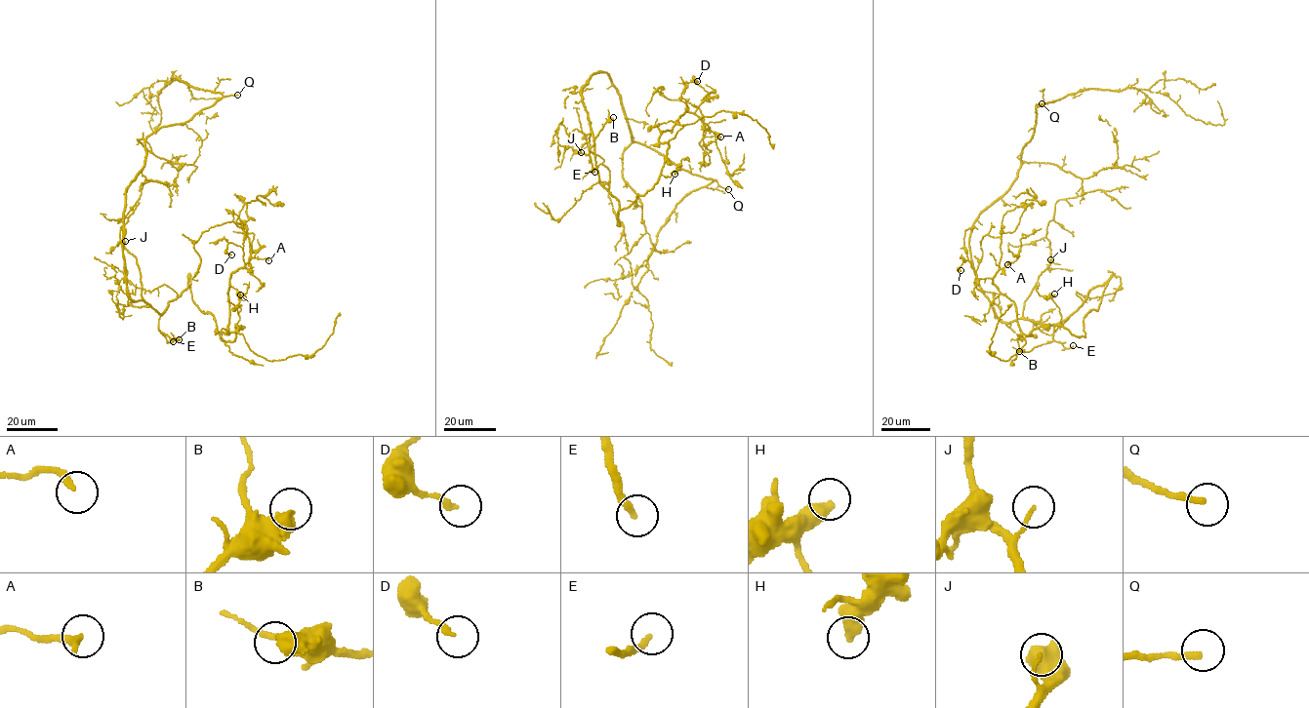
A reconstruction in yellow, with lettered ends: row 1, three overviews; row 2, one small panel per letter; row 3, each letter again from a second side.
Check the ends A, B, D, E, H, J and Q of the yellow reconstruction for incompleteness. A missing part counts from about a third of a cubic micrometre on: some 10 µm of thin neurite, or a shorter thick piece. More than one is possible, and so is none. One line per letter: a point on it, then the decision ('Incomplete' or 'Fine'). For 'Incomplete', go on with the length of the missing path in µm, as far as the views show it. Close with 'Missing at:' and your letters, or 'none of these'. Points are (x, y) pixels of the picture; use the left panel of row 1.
A: Place: (268, 260). Fine
B: Place: (179, 339). Incomplete. Missing length about 3 µm
D: Place: (231, 255). Fine
E: Place: (173, 341). Incomplete. Missing length about 35 µm
H: Place: (240, 294). Fine
J: Place: (125, 241). Fine
Q: Place: (237, 95). Incomplete. Missing length about 25 µm
Missing at: B, E, Q

